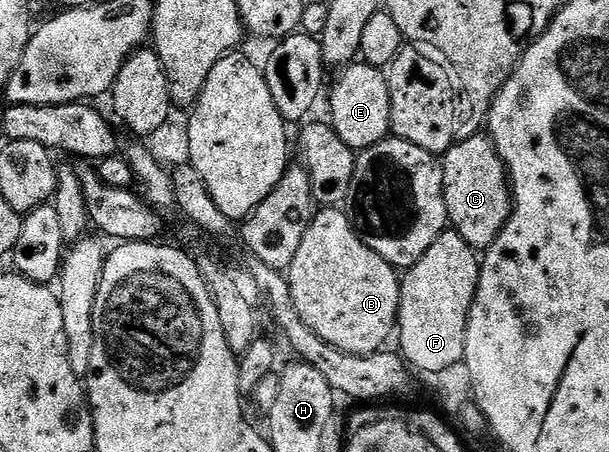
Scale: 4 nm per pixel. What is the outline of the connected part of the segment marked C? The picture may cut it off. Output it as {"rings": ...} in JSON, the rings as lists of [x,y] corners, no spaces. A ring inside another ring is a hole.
{"rings":[[[487,135],[457,140],[456,144],[443,154],[444,202],[448,208],[451,228],[470,247],[487,251],[498,239],[512,215],[513,196],[504,160],[492,146]]]}

